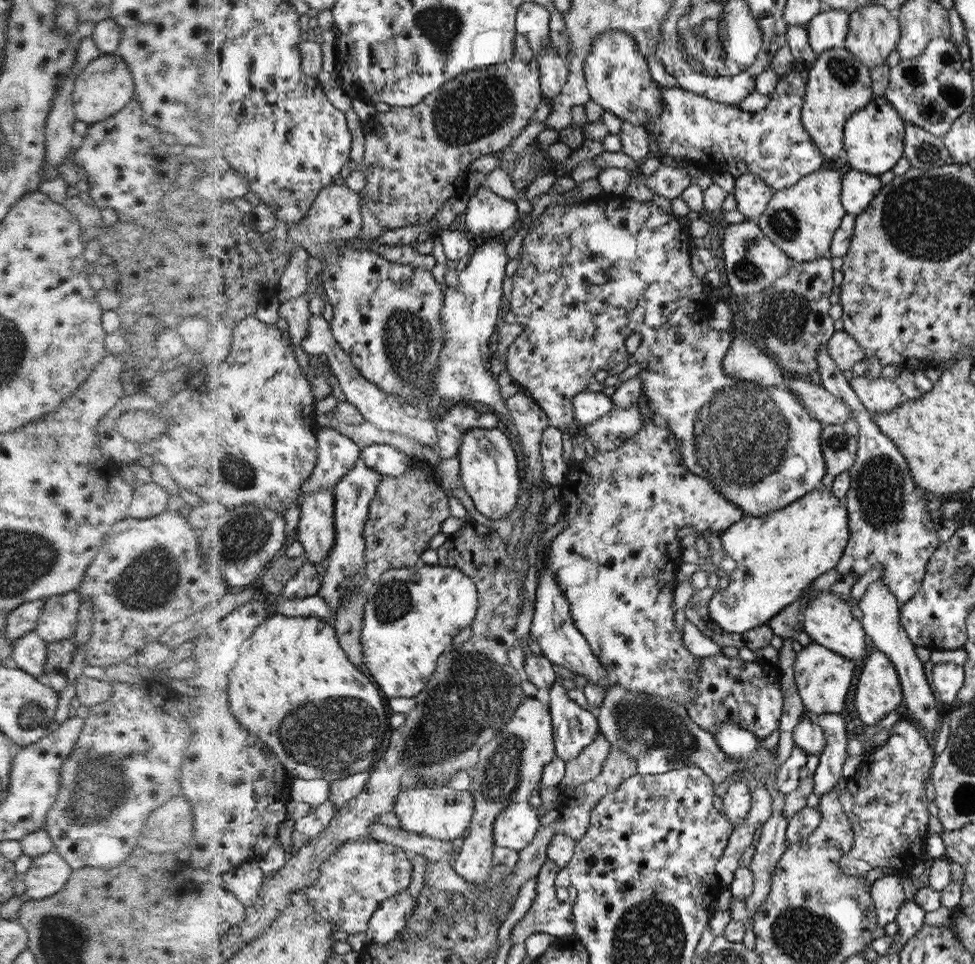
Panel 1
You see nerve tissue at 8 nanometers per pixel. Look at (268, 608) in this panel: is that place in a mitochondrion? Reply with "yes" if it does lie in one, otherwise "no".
no

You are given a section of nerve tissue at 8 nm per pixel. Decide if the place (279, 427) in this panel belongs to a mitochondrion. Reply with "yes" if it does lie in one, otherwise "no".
no

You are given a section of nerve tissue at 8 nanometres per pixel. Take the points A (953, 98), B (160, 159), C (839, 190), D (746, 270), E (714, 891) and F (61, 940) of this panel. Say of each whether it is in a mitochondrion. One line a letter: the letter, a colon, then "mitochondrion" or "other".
A: mitochondrion
B: other
C: other
D: mitochondrion
E: other
F: mitochondrion

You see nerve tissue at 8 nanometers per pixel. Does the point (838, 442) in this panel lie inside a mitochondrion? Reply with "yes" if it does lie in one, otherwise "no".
yes

